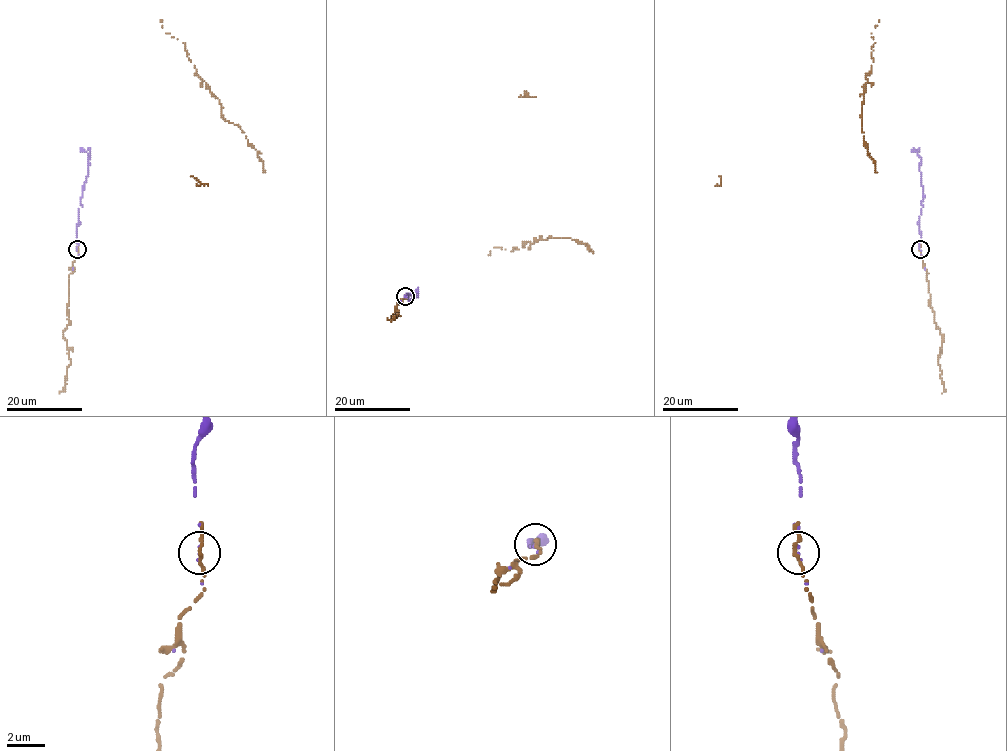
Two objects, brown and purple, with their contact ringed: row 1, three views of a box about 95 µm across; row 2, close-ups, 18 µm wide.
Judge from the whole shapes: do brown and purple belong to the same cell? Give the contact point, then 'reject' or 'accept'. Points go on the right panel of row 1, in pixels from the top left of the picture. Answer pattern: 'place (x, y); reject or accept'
place (920, 249); accept

